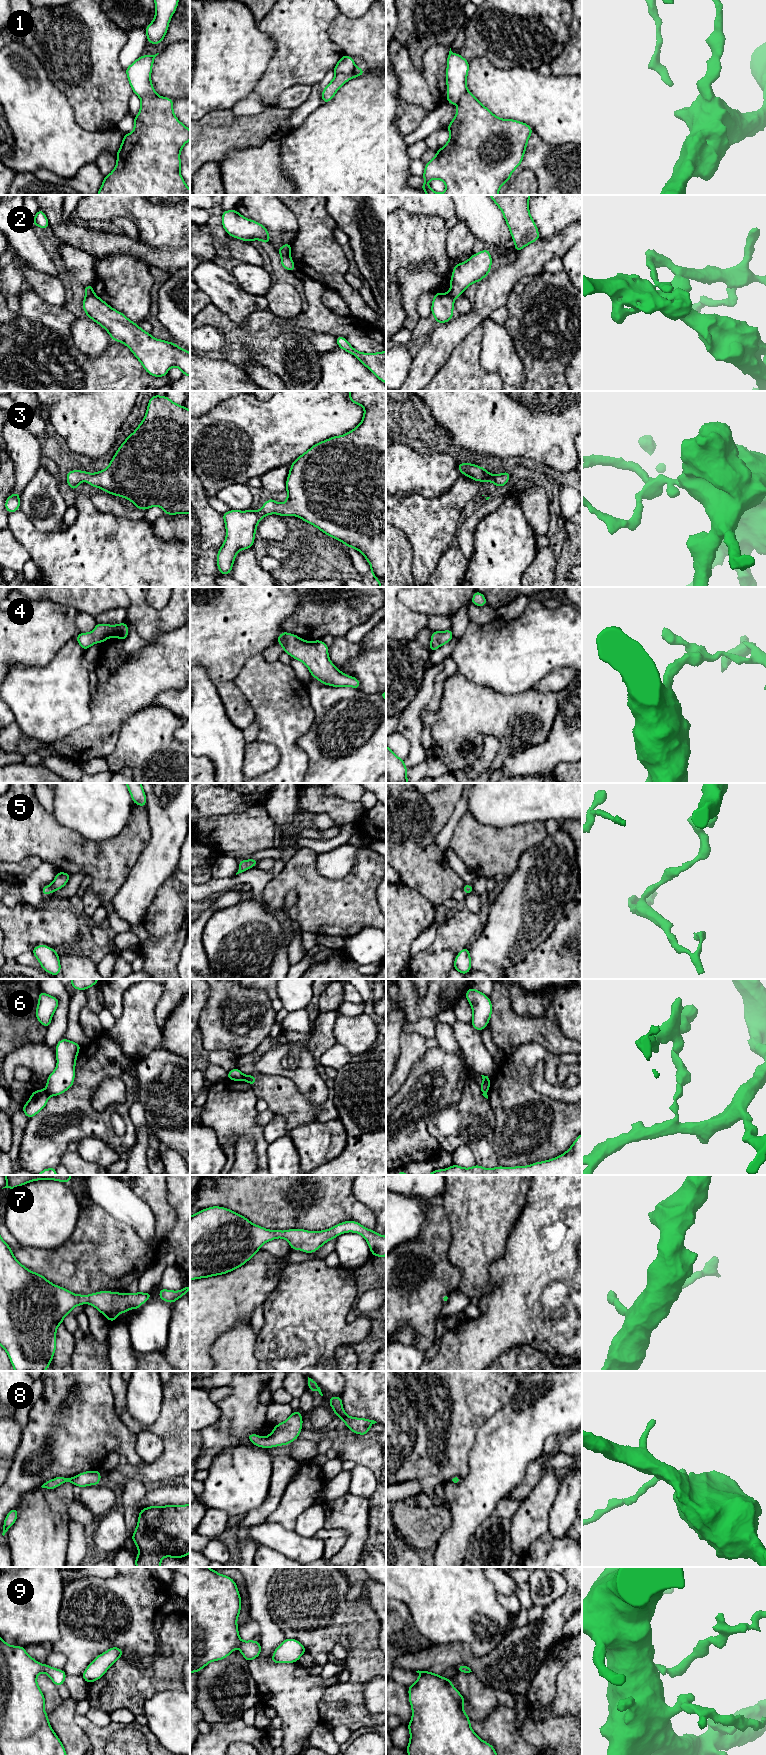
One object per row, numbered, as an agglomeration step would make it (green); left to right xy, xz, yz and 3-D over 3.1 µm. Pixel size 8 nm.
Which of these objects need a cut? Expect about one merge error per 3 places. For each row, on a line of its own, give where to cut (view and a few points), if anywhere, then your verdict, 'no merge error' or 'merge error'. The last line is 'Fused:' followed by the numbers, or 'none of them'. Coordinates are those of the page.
1: cut in xz along (357, 68), (352, 72), (338, 73), (336, 75); merge error
2: cut in xy along (86, 293), (93, 294); merge error
3: no cut; no merge error
4: no cut; no merge error
5: no cut; no merge error
6: cut in xy along (45, 1089), (49, 1095); merge error
7: no cut; no merge error
8: no cut; no merge error
9: no cut; no merge error
Fused: 1, 2, 6

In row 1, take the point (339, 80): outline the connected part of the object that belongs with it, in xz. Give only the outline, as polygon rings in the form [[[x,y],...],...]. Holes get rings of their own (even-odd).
[[[363,67],[357,68],[350,74],[337,74],[322,91],[321,98],[323,103],[331,101],[340,87],[343,86],[348,80],[362,75],[364,75]]]

